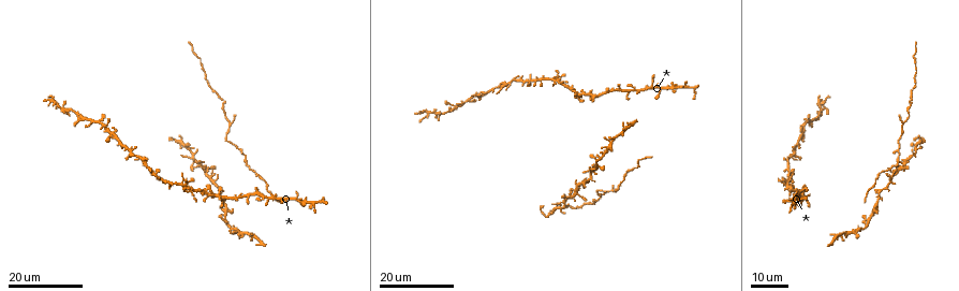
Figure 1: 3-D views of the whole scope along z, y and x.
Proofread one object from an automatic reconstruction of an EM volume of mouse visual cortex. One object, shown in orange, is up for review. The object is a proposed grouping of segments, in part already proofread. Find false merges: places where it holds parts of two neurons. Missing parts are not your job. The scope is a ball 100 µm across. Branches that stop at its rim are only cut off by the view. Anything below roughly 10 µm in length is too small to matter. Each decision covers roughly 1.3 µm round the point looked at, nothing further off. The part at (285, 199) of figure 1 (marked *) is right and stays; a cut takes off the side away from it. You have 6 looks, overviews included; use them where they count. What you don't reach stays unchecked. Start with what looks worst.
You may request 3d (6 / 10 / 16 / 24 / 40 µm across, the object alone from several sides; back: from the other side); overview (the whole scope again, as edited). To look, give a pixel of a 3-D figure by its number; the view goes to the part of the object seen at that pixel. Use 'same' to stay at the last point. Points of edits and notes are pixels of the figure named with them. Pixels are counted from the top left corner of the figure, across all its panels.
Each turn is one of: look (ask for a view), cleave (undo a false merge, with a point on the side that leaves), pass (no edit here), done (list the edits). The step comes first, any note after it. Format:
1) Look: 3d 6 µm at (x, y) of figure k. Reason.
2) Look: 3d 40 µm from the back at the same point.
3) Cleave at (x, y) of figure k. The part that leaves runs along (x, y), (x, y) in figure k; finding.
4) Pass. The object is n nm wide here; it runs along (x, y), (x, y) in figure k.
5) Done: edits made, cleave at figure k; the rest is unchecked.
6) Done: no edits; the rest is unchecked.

Look: 3d 24 µm at (72, 111) of figure 1. Calibre changes.

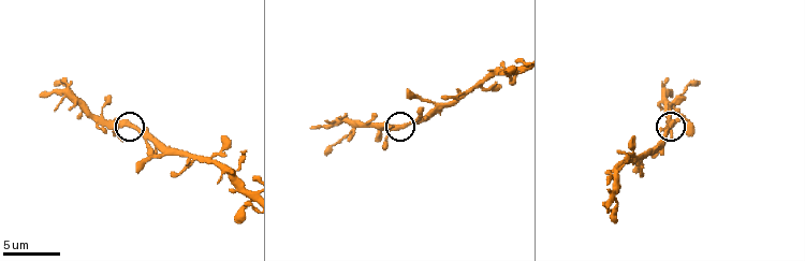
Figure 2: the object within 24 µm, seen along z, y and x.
Look: 3d 10 µm at (397, 125) of figure 2.

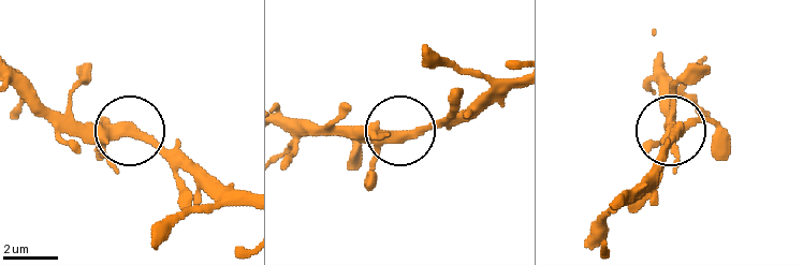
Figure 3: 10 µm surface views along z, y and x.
Pass. It runs along (241, 203), (220, 196), (130, 129), (56, 127) in figure 3; all the same neuron.

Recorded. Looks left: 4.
Look: 3d 16 µm at (268, 197) of figure 1.

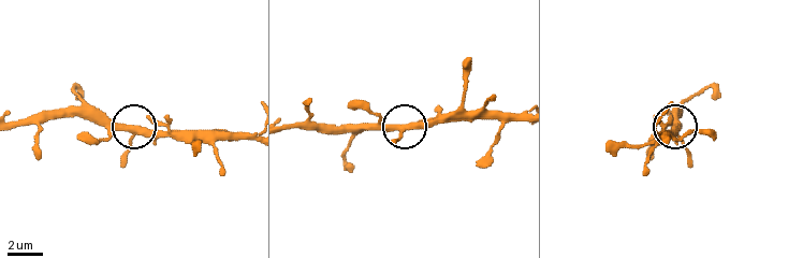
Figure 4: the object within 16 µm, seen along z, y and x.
Look: 3d 6 µm at (402, 128) of figure 4. Zoom in.

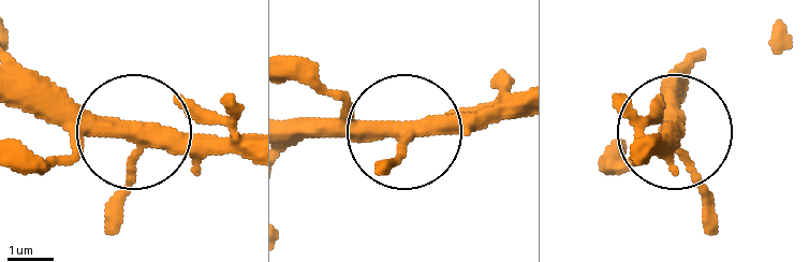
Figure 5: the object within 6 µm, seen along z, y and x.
Pass. 3 arms meet here; it runs along (240, 149), (172, 149), (141, 133), (106, 226) in figure 5; continuous, no second neuron.

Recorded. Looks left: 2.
Look: 3d 24 µm at (877, 193) of figure 1. Sudden change in width.

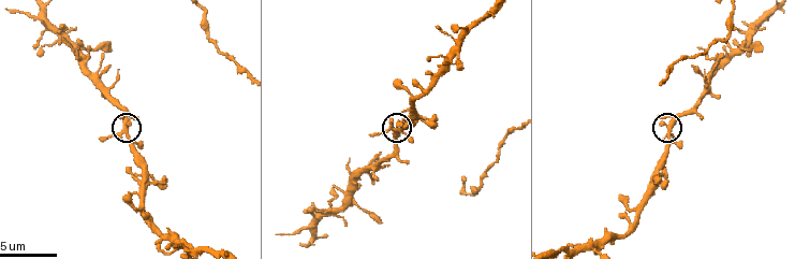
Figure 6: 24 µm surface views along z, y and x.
Look: 3d 6 µm at (670, 126) of figure 6.

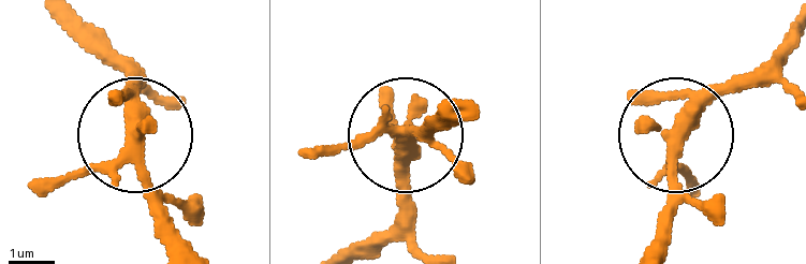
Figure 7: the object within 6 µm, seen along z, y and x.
Pass. It runs along (443, 105), (406, 143), (406, 232) in figure 7; all the same neuron.

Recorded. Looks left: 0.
Done: no edits; the rest is unchecked.

